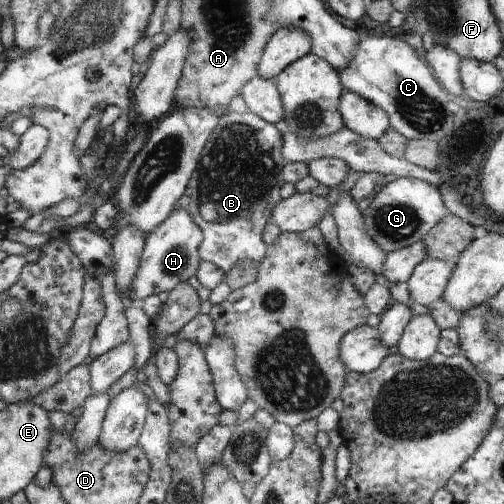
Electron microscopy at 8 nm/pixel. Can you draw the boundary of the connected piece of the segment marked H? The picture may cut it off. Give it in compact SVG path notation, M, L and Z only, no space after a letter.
M174 210L172 215L153 234L147 237L141 266L135 282L129 292L129 304L140 303L150 296L171 292L181 282L187 282L195 276L195 270L201 259L198 257L198 248L202 244L202 230L195 222L194 215L188 210Z

